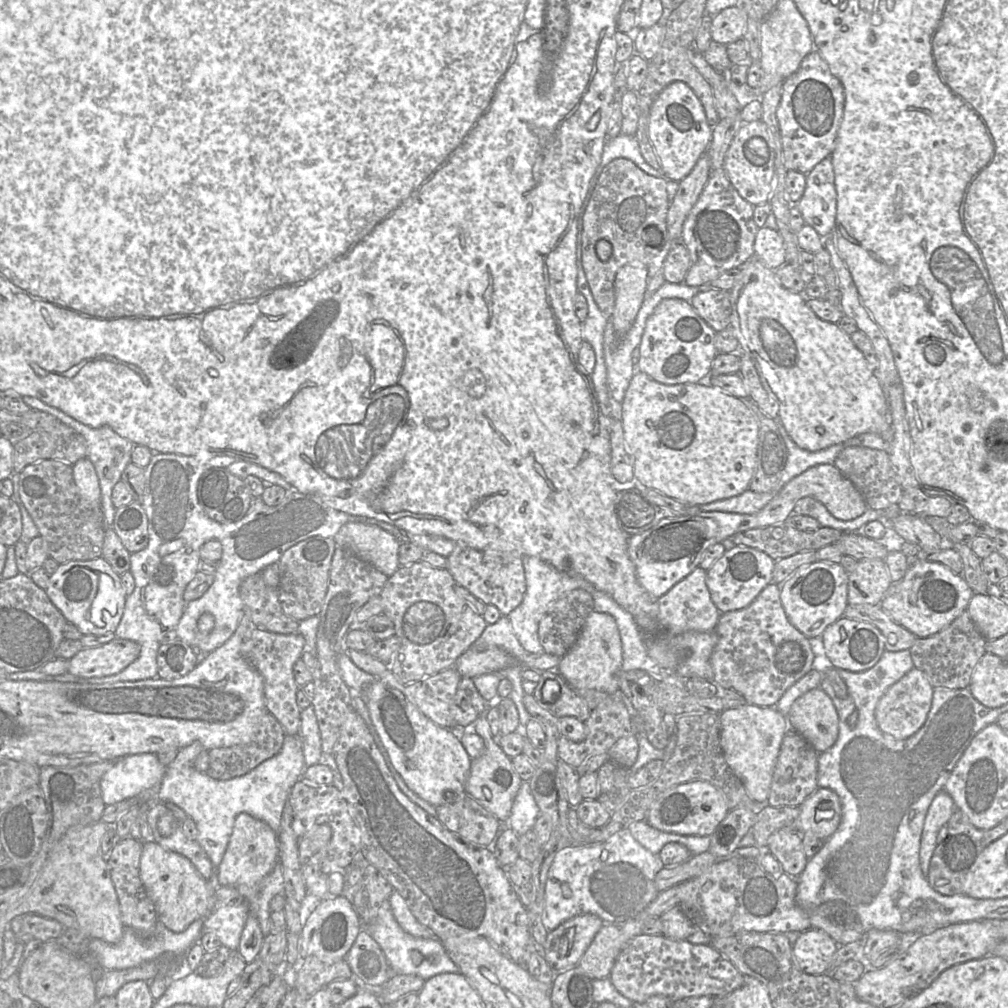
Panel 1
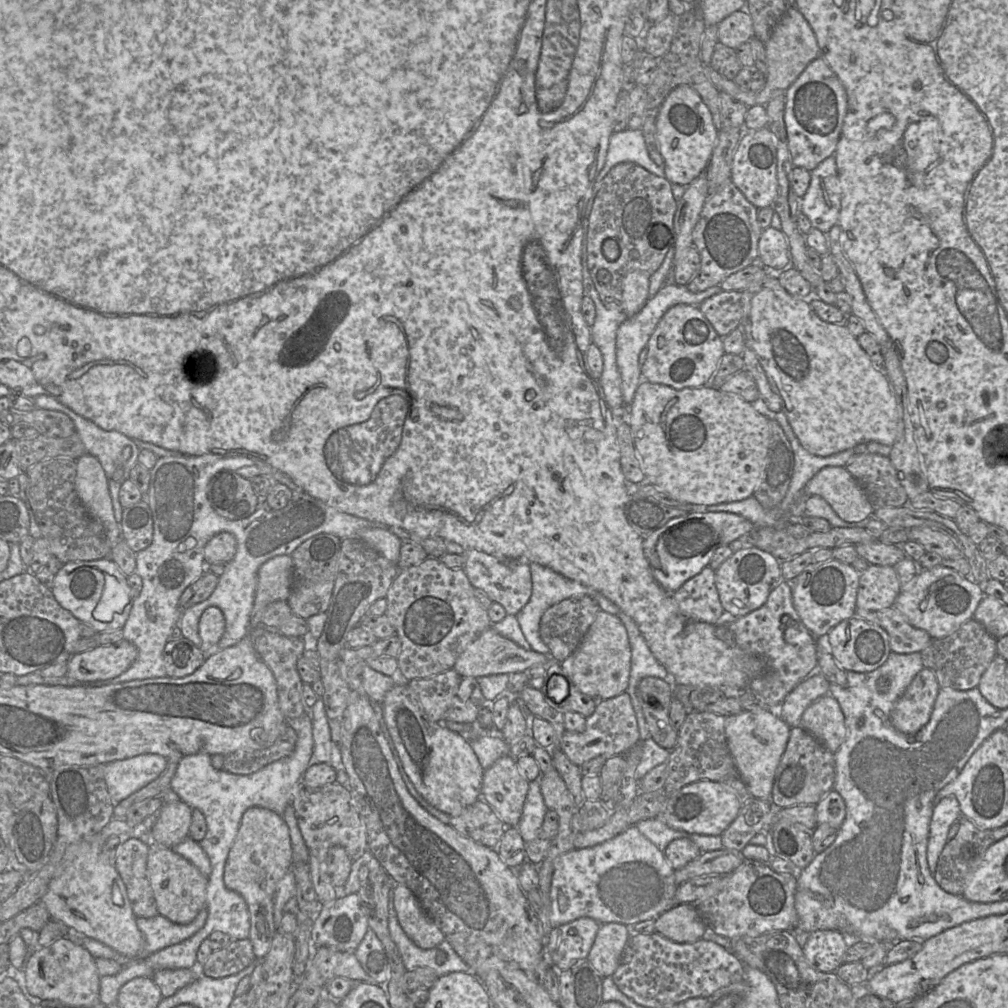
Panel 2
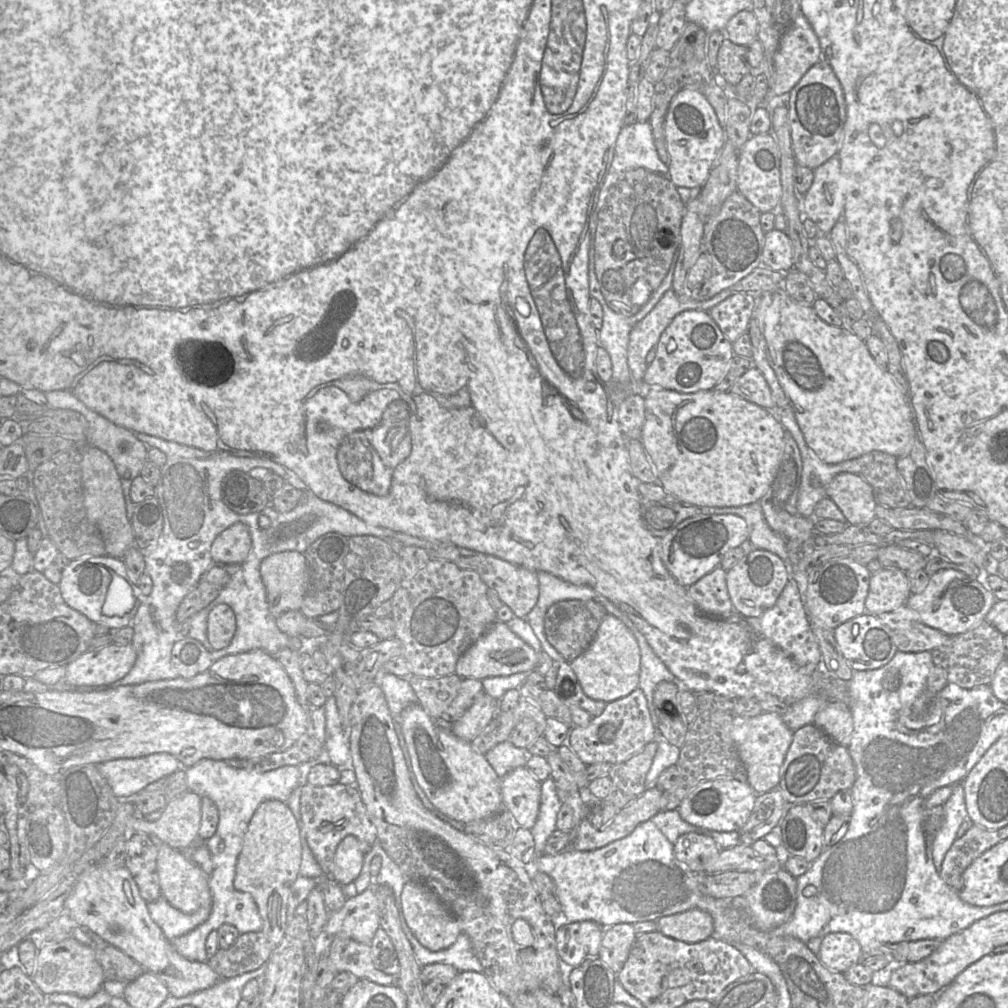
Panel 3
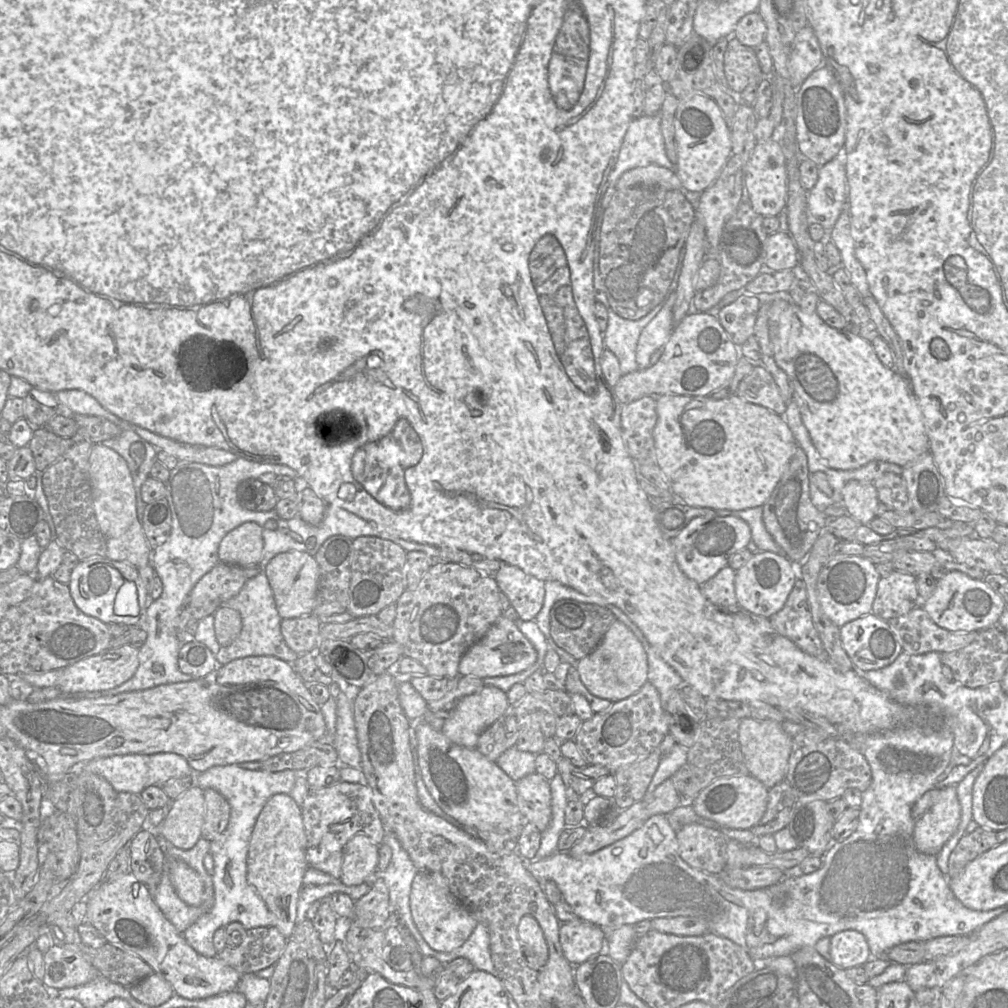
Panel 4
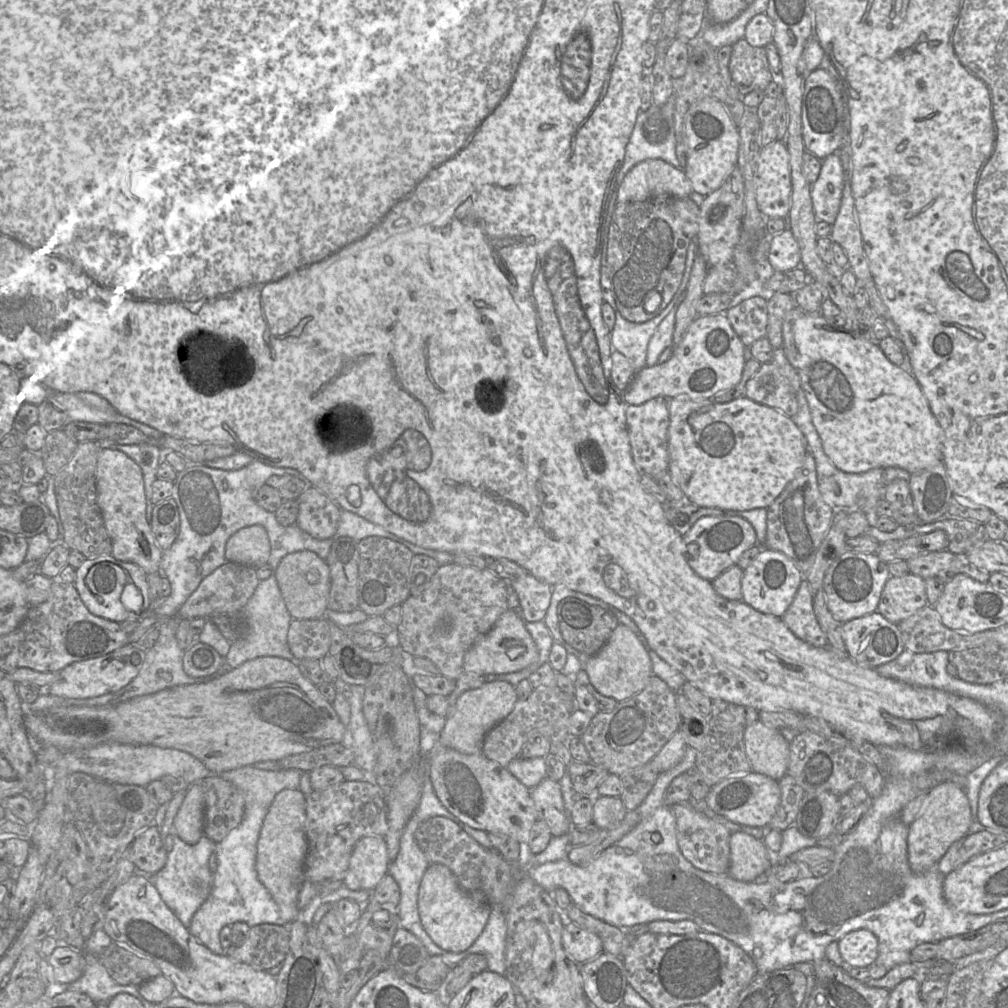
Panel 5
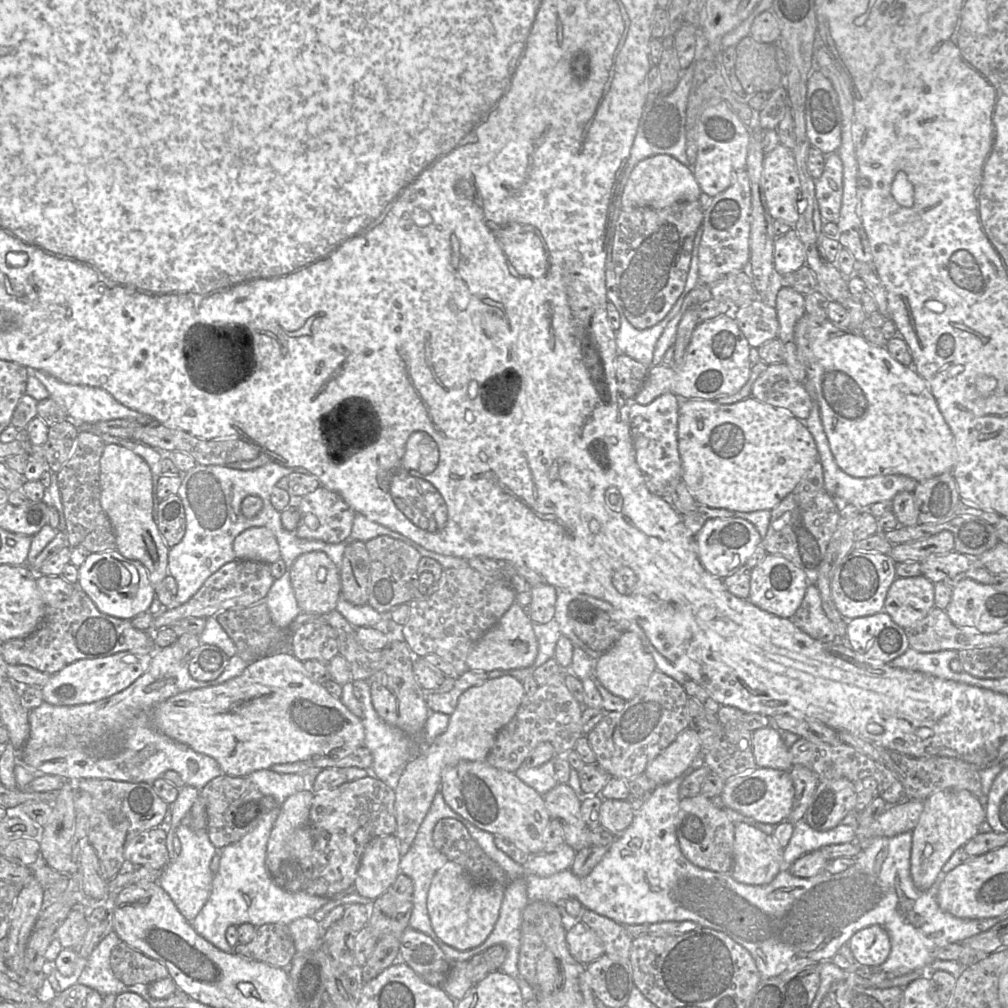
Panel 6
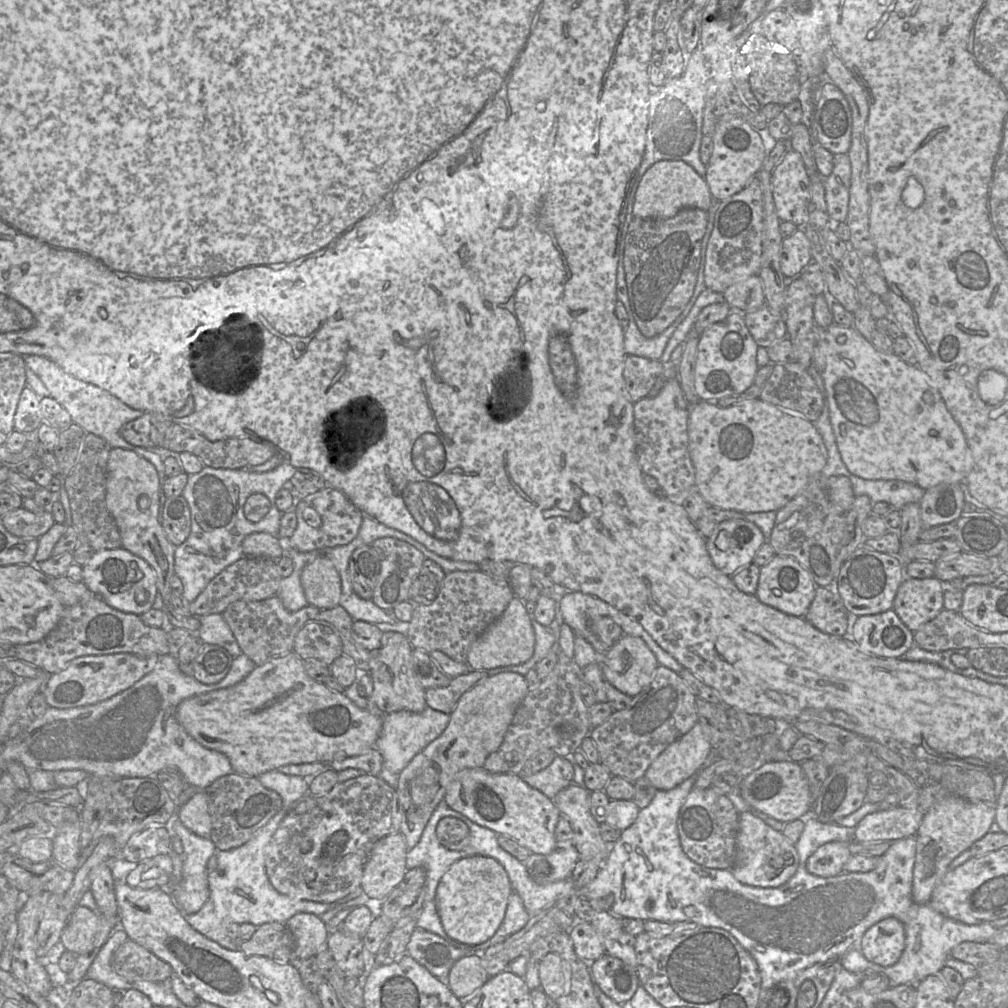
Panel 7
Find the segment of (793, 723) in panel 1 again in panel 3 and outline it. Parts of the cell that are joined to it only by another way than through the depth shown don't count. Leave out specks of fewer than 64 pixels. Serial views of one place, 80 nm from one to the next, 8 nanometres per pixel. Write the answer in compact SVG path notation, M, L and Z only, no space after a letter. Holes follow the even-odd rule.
M828 701L814 716L813 724L838 744L847 747L852 739L853 719L849 706L840 701Z

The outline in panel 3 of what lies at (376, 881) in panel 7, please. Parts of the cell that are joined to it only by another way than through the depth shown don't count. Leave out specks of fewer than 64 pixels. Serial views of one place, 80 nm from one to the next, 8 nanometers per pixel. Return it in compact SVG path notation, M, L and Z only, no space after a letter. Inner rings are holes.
M355 836L345 837L335 851L333 880L340 885L353 882L361 872L364 857L360 841Z

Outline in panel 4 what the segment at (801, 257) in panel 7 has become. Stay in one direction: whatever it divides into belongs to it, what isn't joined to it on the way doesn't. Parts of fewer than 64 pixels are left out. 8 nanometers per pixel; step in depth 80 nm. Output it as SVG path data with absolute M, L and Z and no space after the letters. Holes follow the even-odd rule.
M777 231L768 236L765 266L774 271L796 270L800 256L790 233Z

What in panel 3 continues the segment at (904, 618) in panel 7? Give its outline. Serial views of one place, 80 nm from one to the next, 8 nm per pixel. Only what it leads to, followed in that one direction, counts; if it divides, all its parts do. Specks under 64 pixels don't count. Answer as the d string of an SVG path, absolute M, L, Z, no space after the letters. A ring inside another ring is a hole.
M882 567L870 576L866 612L877 616L906 605L911 595L909 580L904 571Z

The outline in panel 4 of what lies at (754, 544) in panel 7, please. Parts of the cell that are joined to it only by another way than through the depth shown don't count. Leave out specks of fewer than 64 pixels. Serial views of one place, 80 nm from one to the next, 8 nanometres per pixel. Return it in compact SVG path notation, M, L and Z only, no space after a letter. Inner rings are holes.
M734 516L696 517L670 541L680 570L699 585L714 577L733 554L752 542L749 525Z

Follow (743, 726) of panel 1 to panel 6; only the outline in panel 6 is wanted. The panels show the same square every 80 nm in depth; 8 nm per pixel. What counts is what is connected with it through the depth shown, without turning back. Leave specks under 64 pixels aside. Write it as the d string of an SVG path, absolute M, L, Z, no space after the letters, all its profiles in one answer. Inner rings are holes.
M771 726L752 732L752 747L755 762L759 768L789 771L792 768L788 747L780 731Z

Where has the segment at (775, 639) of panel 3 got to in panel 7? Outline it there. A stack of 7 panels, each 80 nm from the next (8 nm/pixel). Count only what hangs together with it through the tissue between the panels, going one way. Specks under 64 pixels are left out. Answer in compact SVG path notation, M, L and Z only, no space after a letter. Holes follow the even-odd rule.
M835 586L816 587L815 597L805 619L821 632L843 636L847 632L850 613Z

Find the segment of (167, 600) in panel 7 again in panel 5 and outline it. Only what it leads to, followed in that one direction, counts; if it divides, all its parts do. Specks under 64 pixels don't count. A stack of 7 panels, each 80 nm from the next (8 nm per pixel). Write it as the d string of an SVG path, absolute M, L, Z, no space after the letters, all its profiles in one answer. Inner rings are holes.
M101 448L96 466L97 502L112 541L111 555L141 567L146 574L160 572L163 550L156 543L147 519L148 499L140 466L124 452Z

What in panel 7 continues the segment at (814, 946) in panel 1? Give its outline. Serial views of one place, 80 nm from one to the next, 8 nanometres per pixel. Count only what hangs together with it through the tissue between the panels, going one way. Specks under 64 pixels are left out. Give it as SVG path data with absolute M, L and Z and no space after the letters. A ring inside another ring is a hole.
M888 917L865 932L857 944L857 949L870 962L887 967L900 959L905 945L903 924L894 917Z

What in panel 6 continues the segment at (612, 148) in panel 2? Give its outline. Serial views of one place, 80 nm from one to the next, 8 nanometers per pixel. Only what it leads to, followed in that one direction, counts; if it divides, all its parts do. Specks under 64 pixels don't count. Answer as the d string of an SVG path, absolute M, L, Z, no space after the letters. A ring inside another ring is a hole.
M693 64L682 71L676 88L667 95L649 94L638 129L632 144L630 155L622 176L628 175L634 167L646 158L655 155L669 155L686 167L693 169L686 154L687 143L687 102L694 75Z

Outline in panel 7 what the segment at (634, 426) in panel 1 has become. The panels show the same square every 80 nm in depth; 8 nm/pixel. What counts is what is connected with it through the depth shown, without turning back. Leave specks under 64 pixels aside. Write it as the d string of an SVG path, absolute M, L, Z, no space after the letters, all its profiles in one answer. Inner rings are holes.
M760 399L744 401L738 405L728 408L721 408L715 402L699 401L690 405L690 415L688 421L689 453L695 468L696 491L701 494L705 501L715 508L734 510L742 513L755 512L777 512L790 502L818 473L824 469L828 452L824 441L815 427L814 423L808 421L802 414L786 411Z

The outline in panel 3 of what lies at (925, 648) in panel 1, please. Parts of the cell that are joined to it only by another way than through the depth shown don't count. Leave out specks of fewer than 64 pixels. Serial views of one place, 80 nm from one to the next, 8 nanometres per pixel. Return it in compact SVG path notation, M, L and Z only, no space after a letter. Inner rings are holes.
M983 622L965 633L951 636L942 646L931 651L934 666L947 672L948 683L965 689L989 685L999 664L1006 658L1004 636L996 628Z

